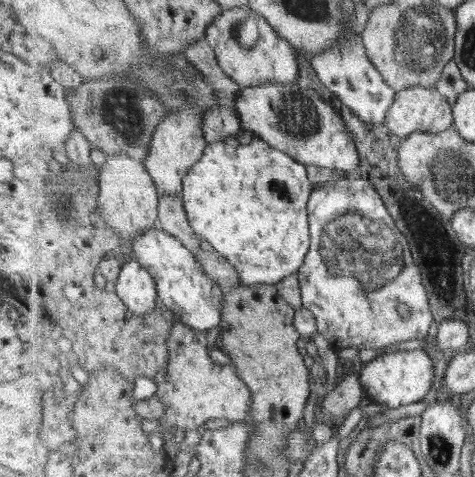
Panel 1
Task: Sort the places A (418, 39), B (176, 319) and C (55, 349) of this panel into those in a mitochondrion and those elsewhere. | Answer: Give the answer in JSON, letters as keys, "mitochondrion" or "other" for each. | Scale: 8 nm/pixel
{"A":"mitochondrion","B":"other","C":"other"}

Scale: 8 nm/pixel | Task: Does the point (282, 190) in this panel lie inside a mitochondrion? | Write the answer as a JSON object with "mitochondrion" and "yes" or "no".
{"mitochondrion":"yes"}

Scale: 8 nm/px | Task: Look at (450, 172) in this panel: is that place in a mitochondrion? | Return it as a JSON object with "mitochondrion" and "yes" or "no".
{"mitochondrion":"yes"}

